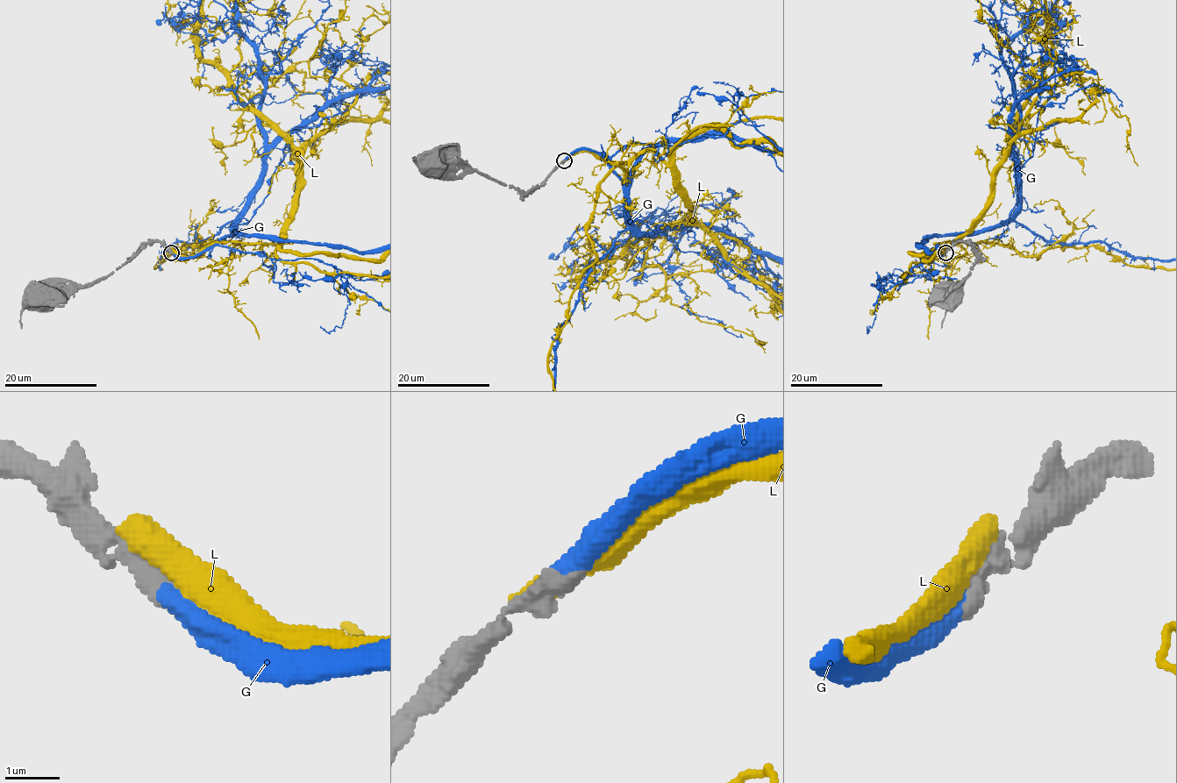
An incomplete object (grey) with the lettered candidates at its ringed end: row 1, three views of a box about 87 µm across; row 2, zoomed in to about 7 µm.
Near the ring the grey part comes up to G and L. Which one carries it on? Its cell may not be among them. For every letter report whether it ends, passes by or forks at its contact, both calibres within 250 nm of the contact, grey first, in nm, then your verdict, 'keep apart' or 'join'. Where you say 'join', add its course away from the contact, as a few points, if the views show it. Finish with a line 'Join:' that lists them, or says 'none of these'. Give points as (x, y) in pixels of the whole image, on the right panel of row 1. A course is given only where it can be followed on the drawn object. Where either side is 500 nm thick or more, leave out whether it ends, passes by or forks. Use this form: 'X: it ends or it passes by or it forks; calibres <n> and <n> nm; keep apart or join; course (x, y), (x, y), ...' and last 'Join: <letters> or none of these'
G: it ends; calibres 440 and 420 nm; join
L: calibres 360 and 600 nm; keep apart
Join: G

